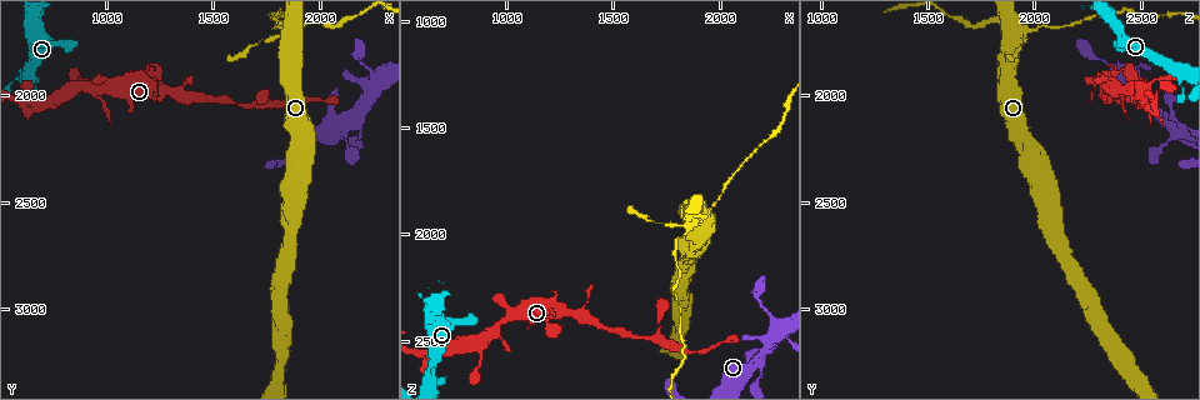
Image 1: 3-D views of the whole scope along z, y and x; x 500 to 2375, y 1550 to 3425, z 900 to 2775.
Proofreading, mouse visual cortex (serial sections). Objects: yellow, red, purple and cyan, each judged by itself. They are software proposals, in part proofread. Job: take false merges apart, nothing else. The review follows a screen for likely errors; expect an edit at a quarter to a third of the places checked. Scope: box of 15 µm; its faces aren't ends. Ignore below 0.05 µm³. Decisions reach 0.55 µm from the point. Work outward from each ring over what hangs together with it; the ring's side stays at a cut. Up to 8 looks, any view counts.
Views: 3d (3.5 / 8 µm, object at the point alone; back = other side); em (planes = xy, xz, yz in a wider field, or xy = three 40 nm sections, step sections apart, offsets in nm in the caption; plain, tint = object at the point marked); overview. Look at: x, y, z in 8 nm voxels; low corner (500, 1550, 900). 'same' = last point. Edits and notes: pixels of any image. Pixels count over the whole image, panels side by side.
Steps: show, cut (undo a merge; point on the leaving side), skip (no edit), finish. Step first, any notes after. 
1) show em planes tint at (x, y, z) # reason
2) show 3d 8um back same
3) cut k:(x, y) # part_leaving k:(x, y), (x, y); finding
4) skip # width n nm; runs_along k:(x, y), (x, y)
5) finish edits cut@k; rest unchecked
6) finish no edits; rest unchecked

show 3d 3.5um at (2110, 2130, 2640) # abrupt turn

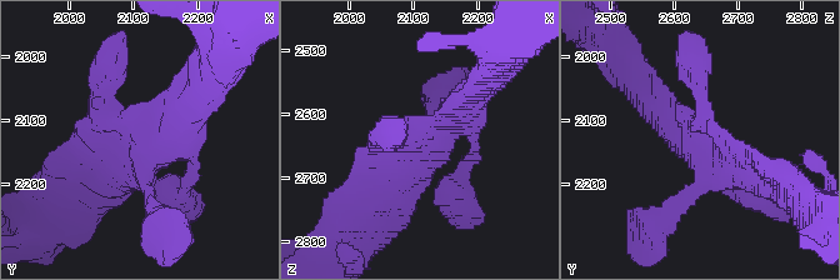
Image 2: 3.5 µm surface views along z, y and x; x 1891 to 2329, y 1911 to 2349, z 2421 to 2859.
show em xy step 1 tint at (2120, 2130, 2635)

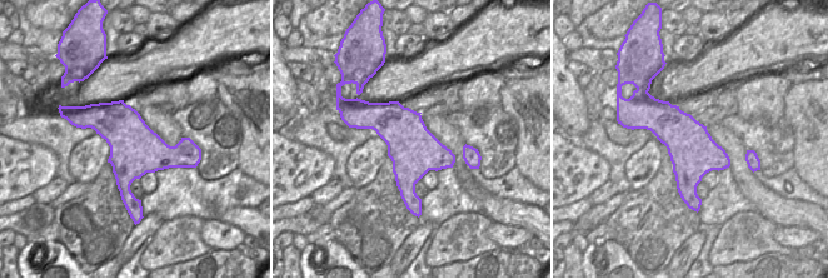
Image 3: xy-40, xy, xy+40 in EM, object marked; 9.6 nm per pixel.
skip # width 480 nm; runs_along 2:(385, 138), (428, 135), (474, 90); one cell here

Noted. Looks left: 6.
show 3d 8um at (1860, 1690, 1940) # looks like a crossing

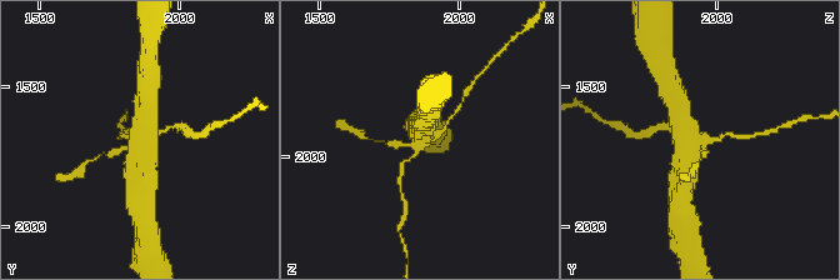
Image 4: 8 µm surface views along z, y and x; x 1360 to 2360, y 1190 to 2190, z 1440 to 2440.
show 3d 3.5um back at (1870, 1690, 1930) # zoom in

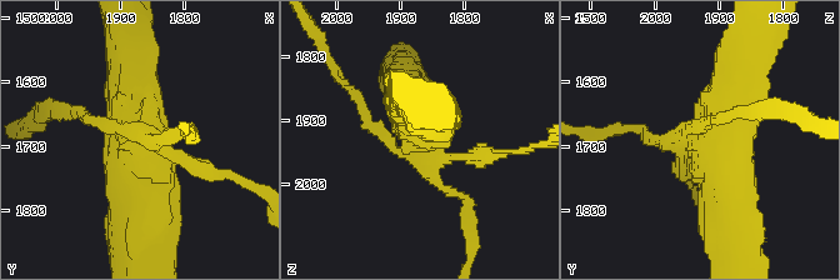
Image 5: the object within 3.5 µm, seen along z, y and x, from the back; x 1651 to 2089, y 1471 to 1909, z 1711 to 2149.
show em xy step 2 tint at (1860, 1690, 1935) # need the tissue

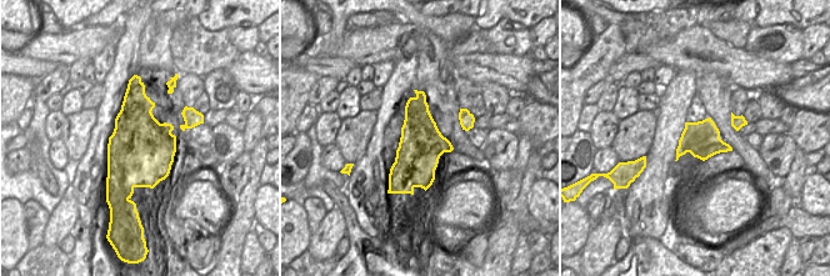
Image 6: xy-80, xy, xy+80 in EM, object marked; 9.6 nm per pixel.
cut 5:(449, 193) # part_leaving 5:(430, 154), (430, 176), (469, 205), (469, 256); a second cell is stuck on

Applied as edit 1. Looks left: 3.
show 3d 3.5um back at (1200, 1860, 2430) # sharp bend

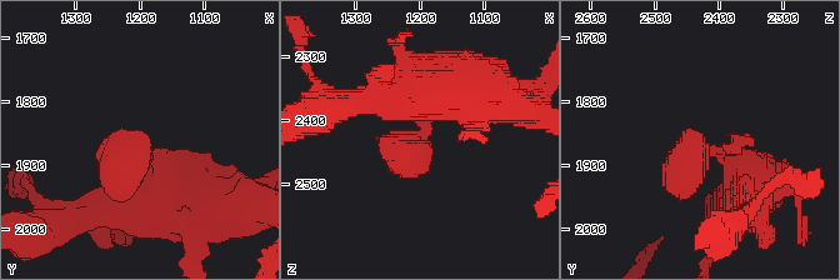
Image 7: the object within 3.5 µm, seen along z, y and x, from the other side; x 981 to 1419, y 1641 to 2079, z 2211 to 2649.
skip # runs_along 7:(439, 93), (424, 135), (394, 160); all the same cell

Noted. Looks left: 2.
finish edits cut@5; rest unchecked

